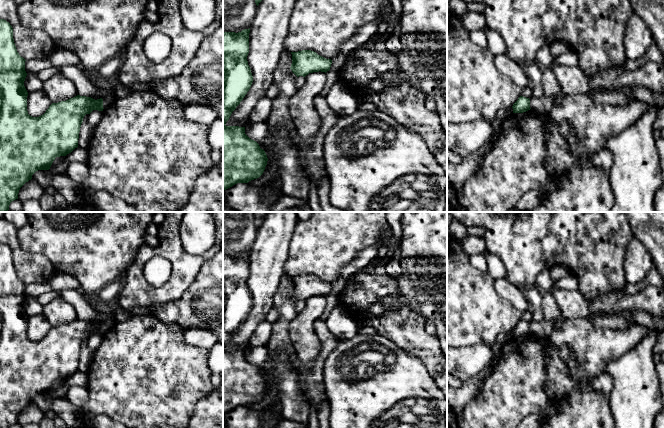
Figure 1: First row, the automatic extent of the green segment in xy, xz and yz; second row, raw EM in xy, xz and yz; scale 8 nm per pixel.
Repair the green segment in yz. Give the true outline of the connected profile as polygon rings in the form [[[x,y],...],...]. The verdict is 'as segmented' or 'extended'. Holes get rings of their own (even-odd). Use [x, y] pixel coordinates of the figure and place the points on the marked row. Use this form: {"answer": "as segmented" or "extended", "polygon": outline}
{"answer": "as segmented", "polygon": [[[520,96],[518,100],[513,104],[513,113],[523,113],[530,110],[530,99]]]}

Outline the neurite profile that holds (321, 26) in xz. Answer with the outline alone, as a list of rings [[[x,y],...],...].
[[[296,0],[284,41],[285,49],[291,52],[311,50],[326,59],[333,59],[340,52],[340,45],[360,27],[376,21],[380,23],[378,32],[385,29],[388,17],[393,13],[390,6],[388,0]]]

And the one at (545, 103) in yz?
[[[543,97],[538,101],[535,101],[533,98],[530,98],[530,108],[533,111],[542,110],[545,113],[549,113],[552,106],[552,98]]]

